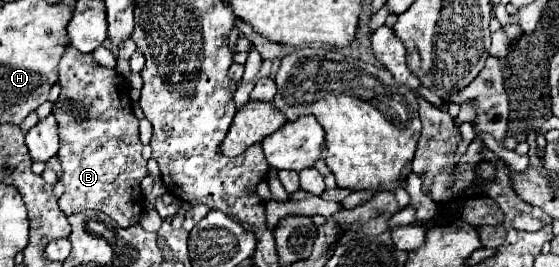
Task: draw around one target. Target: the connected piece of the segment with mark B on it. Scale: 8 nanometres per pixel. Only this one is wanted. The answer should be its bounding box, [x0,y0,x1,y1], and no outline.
[53,46,147,228]

